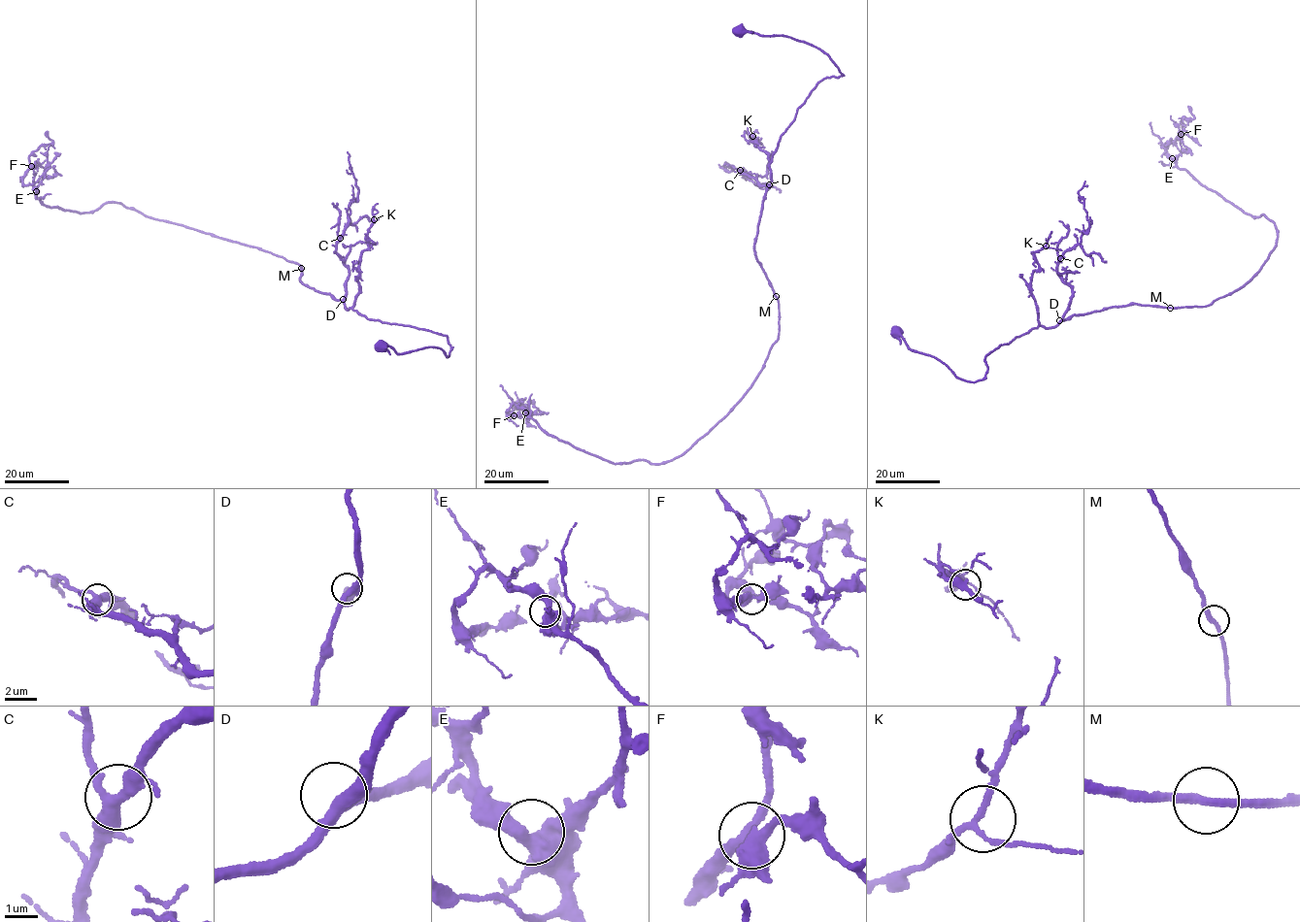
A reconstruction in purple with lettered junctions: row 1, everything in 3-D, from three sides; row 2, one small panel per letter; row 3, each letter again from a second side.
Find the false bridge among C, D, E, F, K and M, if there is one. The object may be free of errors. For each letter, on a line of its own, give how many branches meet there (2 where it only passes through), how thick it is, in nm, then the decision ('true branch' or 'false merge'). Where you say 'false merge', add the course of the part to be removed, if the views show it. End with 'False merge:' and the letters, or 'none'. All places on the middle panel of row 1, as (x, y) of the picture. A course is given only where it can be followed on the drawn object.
C: 3 branches meet; 360 nm thick; true branch
D: 3 branches meet; 360 nm thick; true branch
E: 2 branches meet; 600 nm thick; true branch
F: 3 branches meet; 280 nm thick; true branch
K: 3 branches meet; 160 nm thick; true branch
M: 2 branches meet; 280 nm thick; true branch
False merge: none

